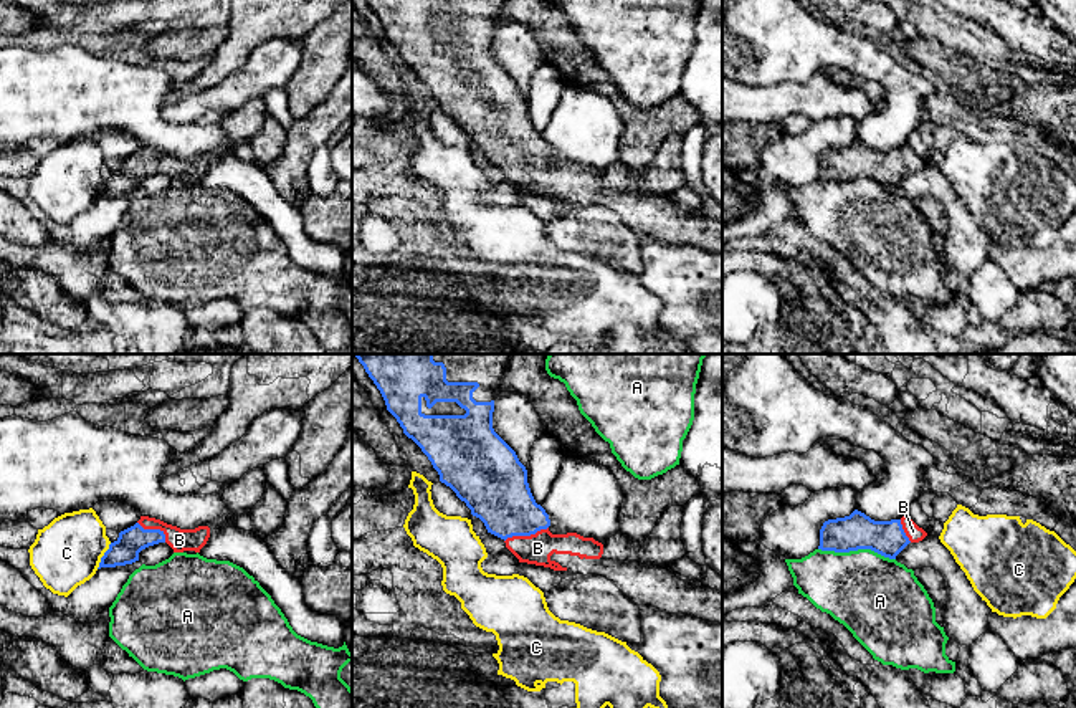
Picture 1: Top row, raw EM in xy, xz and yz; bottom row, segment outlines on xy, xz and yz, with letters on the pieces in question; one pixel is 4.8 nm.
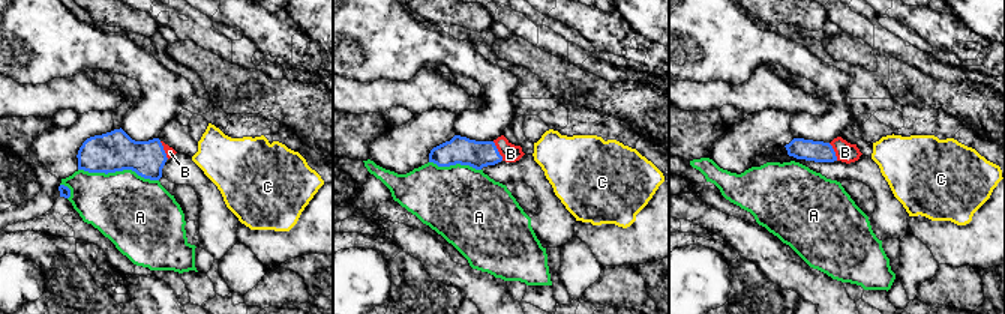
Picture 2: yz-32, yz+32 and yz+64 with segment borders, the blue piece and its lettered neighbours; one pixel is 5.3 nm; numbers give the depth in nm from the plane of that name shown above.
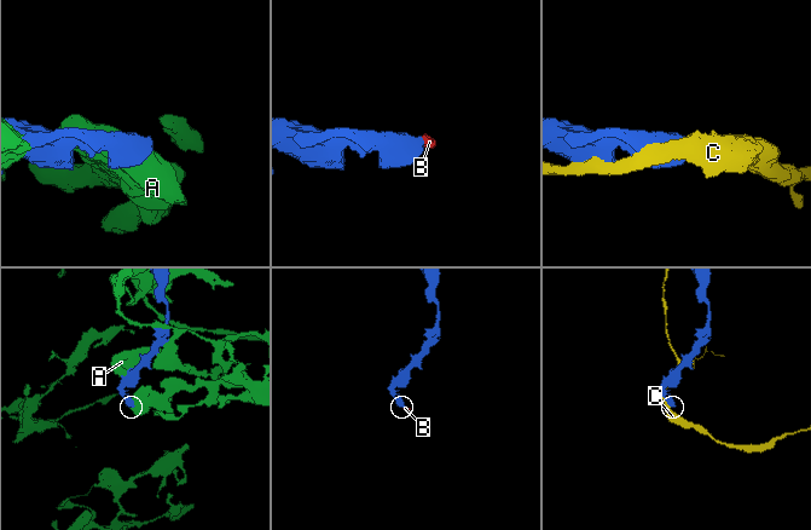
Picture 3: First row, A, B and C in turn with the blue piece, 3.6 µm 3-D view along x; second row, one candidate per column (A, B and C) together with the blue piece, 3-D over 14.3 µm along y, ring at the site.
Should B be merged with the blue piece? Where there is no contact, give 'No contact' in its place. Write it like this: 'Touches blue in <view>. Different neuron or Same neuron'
Touches blue in xz. Same neuron

